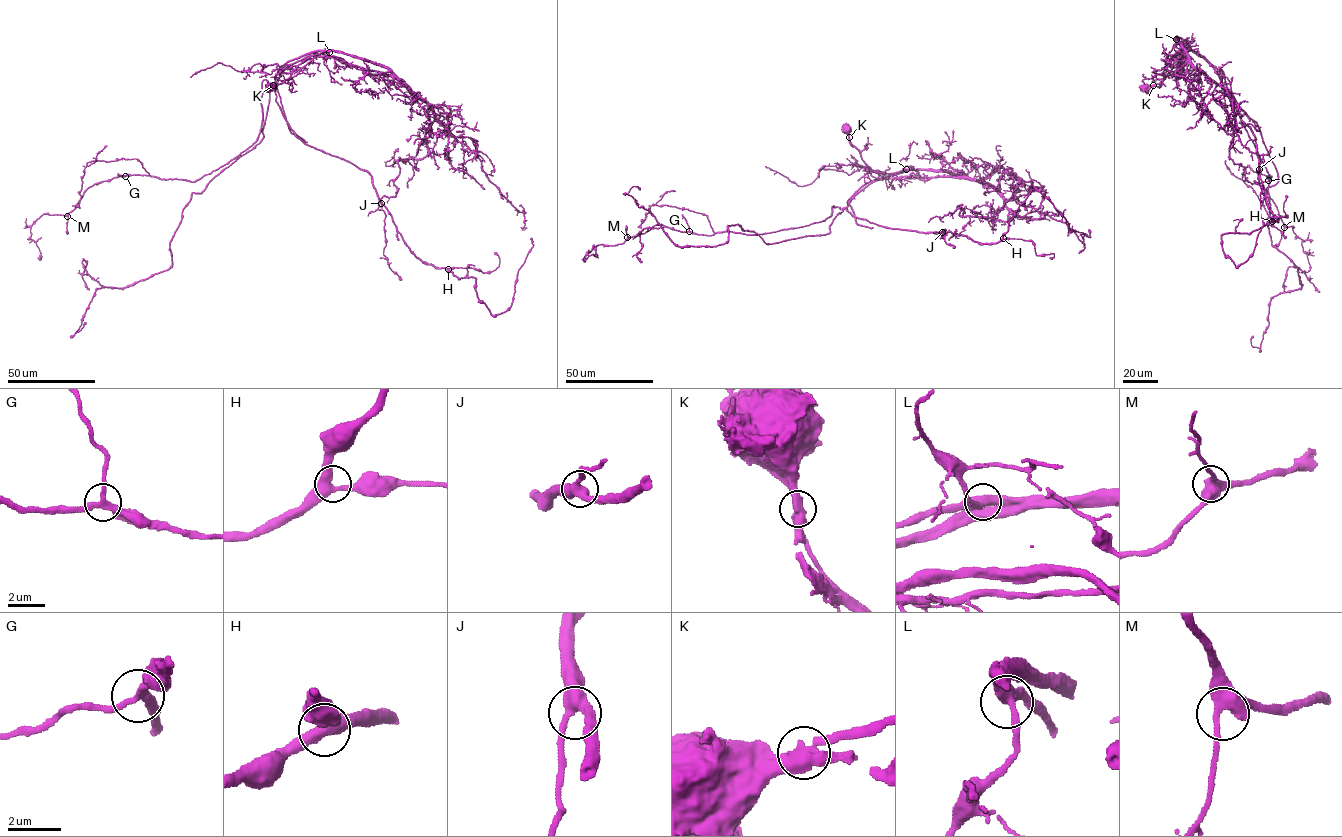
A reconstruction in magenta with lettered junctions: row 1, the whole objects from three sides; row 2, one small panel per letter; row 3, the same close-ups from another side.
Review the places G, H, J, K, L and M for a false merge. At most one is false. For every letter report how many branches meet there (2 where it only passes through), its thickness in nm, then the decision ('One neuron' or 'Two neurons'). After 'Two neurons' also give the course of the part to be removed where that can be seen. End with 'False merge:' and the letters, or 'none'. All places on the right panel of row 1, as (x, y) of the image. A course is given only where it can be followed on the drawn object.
G: Branches: 3. Thickness 300 nm. One neuron
H: Branches: 3. Thickness 400 nm. One neuron
J: Branches: 3. Thickness 440 nm. One neuron
K: Branches: 3. Thickness 460 nm. Two neurons. Course of the part to remove: (1153, 85), (1182, 65), (1185, 43), (1224, 73), (1271, 176), (1267, 197), (1308, 253), (1300, 272)
L: Branches: 3. Thickness 380 nm. One neuron
M: Branches: 3. Thickness 400 nm. One neuron
False merge: K

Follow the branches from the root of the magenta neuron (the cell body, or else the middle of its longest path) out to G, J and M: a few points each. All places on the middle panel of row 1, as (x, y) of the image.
G: (846, 130), (867, 166), (883, 175), (846, 206), (833, 205), (831, 215), (821, 221), (771, 233), (689, 231)
J: (846, 130), (850, 142), (867, 166), (883, 174), (848, 202), (854, 216), (892, 229), (942, 232)
M: (846, 130), (883, 175), (821, 221), (758, 234), (655, 225), (627, 237)

